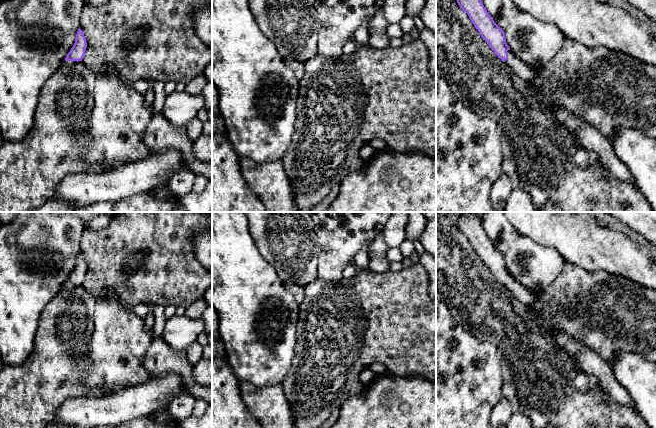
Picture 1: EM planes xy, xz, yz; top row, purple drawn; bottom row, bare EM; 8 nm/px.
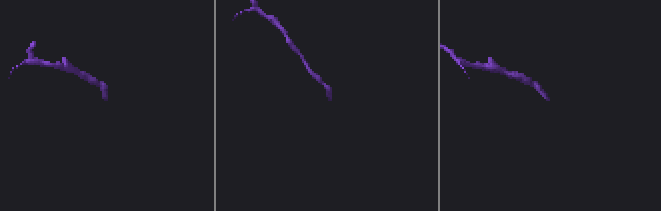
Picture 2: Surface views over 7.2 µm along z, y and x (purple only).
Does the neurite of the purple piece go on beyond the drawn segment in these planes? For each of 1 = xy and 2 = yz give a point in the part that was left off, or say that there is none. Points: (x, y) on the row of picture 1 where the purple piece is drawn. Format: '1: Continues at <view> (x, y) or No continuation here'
1: Continues at xy (66, 63)
2: Continues at yz (523, 74)

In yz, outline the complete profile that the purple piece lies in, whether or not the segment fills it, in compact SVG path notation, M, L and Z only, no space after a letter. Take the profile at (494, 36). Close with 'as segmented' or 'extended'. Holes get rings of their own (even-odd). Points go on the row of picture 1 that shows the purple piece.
M457 0L457 3L468 14L475 28L489 47L515 73L518 82L526 84L533 81L535 74L510 51L504 31L489 15L482 0Z; extended

